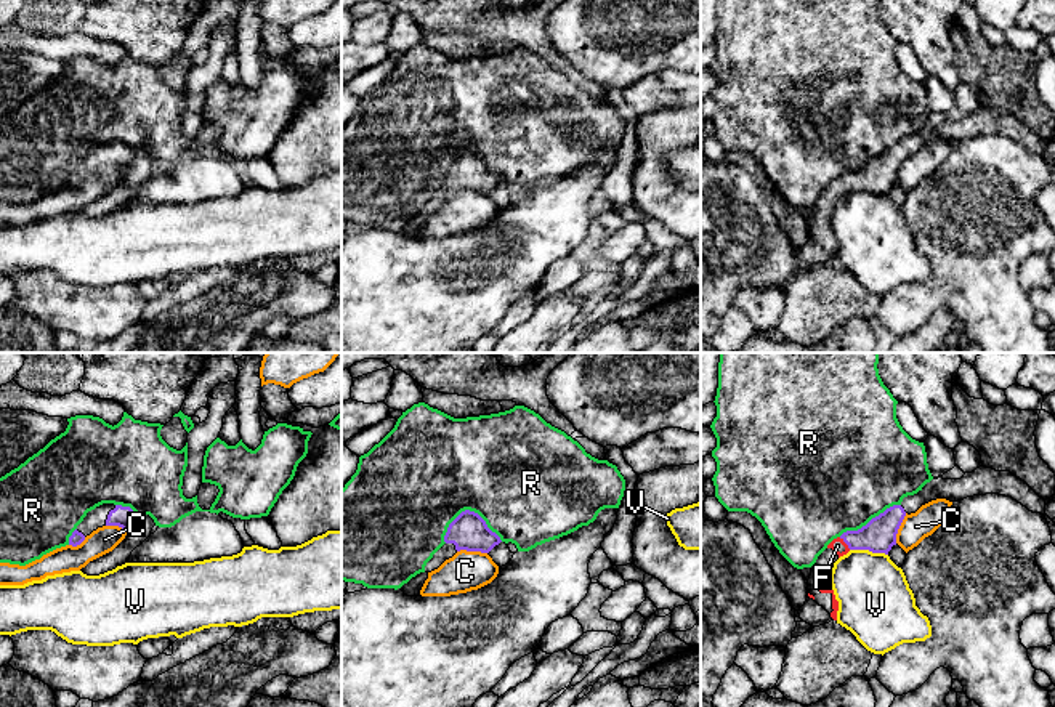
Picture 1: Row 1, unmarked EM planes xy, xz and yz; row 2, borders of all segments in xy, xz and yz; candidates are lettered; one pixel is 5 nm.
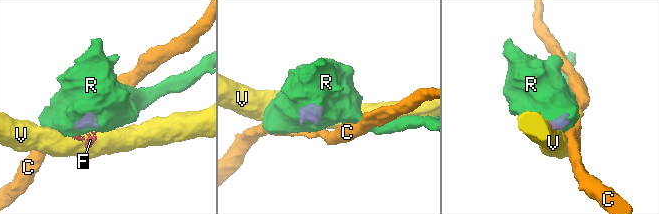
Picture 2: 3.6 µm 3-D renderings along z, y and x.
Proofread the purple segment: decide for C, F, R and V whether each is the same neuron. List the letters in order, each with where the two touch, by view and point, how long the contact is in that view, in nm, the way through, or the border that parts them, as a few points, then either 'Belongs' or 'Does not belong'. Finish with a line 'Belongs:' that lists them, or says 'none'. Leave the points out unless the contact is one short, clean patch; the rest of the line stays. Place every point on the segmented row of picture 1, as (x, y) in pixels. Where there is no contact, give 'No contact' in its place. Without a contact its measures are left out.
C: Touches purple at xz (472, 550). Shared border 150 nm. Boundary: xz (457, 550), (480, 550), (486, 553). Does not belong
F: Touches purple at yz (845, 542). Shared border 90 nm. Path across: yz (879, 534), (845, 542), (837, 545). Belongs
R: Touches purple at xz (472, 512). Shared border 300 nm. Does not belong
V: Touches purple at yz (869, 550). Shared border 190 nm. Boundary: yz (850, 549), (868, 549), (887, 555). Does not belong
Belongs: F

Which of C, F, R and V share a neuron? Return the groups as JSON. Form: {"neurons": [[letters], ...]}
{"neurons": [["C"], ["F"], ["R"], ["V"]]}

